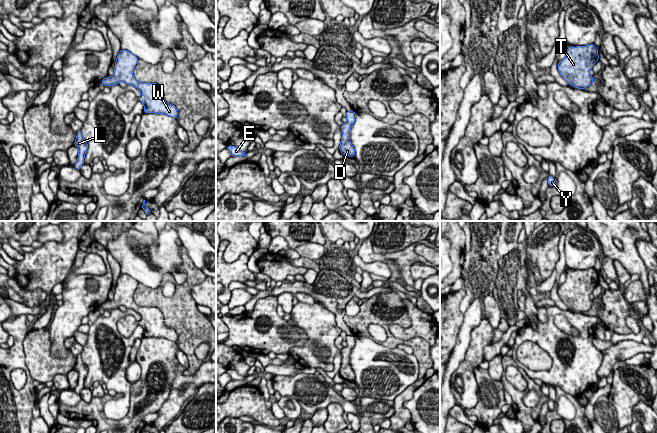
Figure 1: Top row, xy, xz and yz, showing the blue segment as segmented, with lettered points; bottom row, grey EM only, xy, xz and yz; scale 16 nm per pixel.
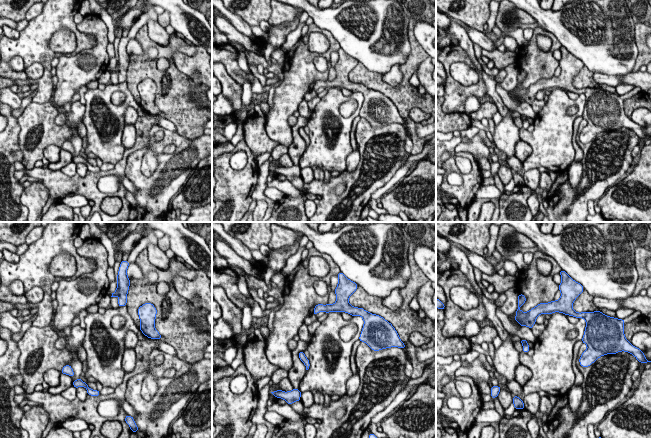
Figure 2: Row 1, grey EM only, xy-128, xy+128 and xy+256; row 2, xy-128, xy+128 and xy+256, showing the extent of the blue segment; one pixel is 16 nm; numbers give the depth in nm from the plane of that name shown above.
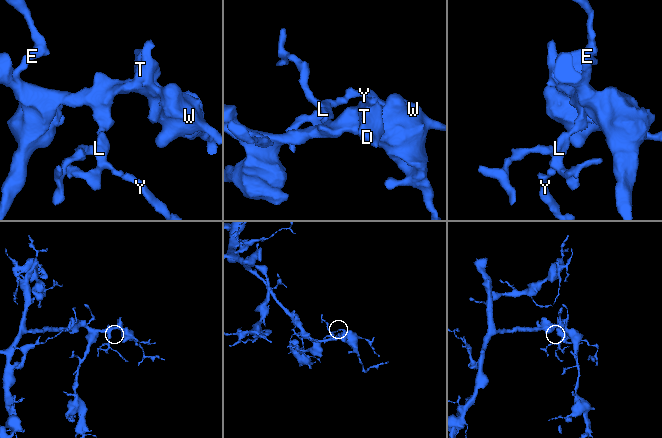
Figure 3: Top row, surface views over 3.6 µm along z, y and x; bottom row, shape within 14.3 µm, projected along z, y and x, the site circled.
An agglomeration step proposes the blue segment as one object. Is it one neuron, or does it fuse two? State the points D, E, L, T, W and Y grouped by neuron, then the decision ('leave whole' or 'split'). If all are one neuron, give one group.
groups D E L T W Y; leave whole

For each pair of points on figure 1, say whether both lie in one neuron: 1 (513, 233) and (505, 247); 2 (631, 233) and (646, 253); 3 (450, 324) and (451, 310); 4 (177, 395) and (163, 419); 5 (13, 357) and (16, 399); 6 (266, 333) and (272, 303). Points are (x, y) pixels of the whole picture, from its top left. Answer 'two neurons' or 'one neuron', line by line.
1: one neuron
2: two neurons
3: one neuron
4: one neuron
5: one neuron
6: one neuron

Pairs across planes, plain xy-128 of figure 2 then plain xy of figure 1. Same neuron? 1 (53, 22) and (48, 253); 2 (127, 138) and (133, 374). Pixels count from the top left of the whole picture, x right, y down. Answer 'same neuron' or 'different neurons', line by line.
1: same neuron
2: same neuron

